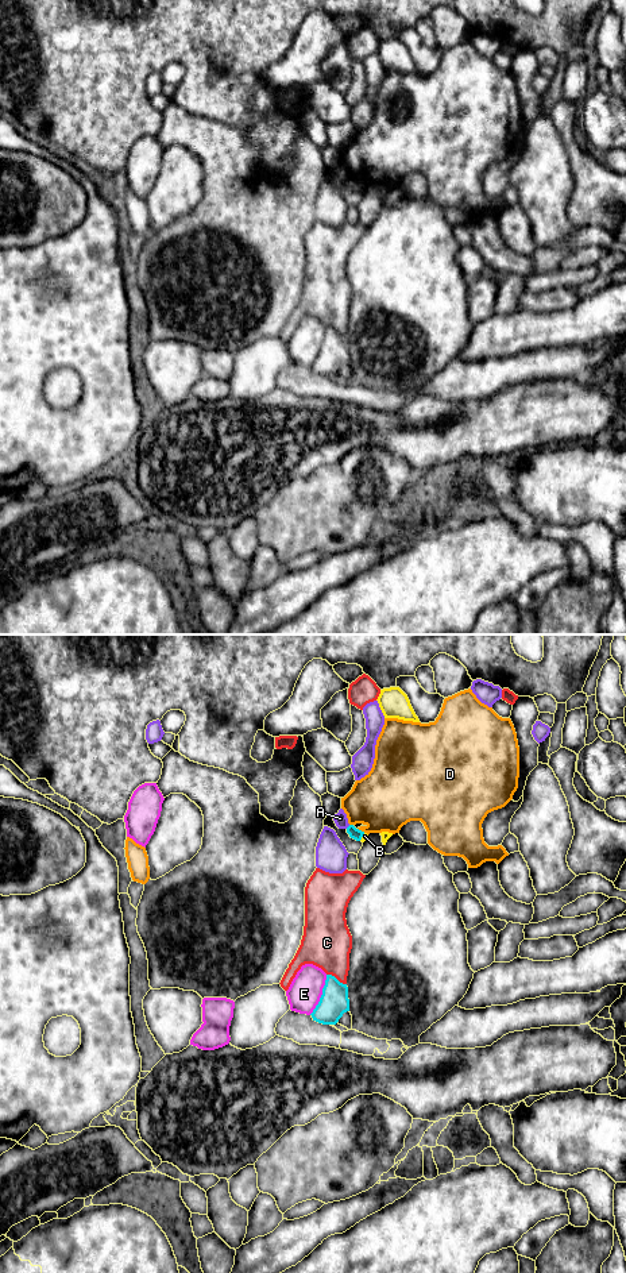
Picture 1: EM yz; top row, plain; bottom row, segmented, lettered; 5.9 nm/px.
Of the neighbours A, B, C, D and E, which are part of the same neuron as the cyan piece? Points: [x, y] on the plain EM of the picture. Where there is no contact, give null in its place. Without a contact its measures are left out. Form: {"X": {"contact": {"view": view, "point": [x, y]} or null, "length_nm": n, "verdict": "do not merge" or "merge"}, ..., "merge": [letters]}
{"A": {"contact": {"view": "yz", "point": [348, 178]}, "length_nm": 40, "verdict": "do not merge"}, "B": {"contact": {"view": "yz", "point": [362, 188]}, "length_nm": 60, "verdict": "do not merge"}, "C": {"contact": {"view": "yz", "point": [335, 330]}, "length_nm": 140, "verdict": "do not merge"}, "D": {"contact": {"view": "yz", "point": [360, 182]}, "length_nm": 50, "verdict": "do not merge"}, "E": {"contact": {"view": "yz", "point": [321, 347]}, "length_nm": 260, "verdict": "do not merge"}, "merge": []}

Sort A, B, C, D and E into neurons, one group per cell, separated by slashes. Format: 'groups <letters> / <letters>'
groups A / B / C / D / E

